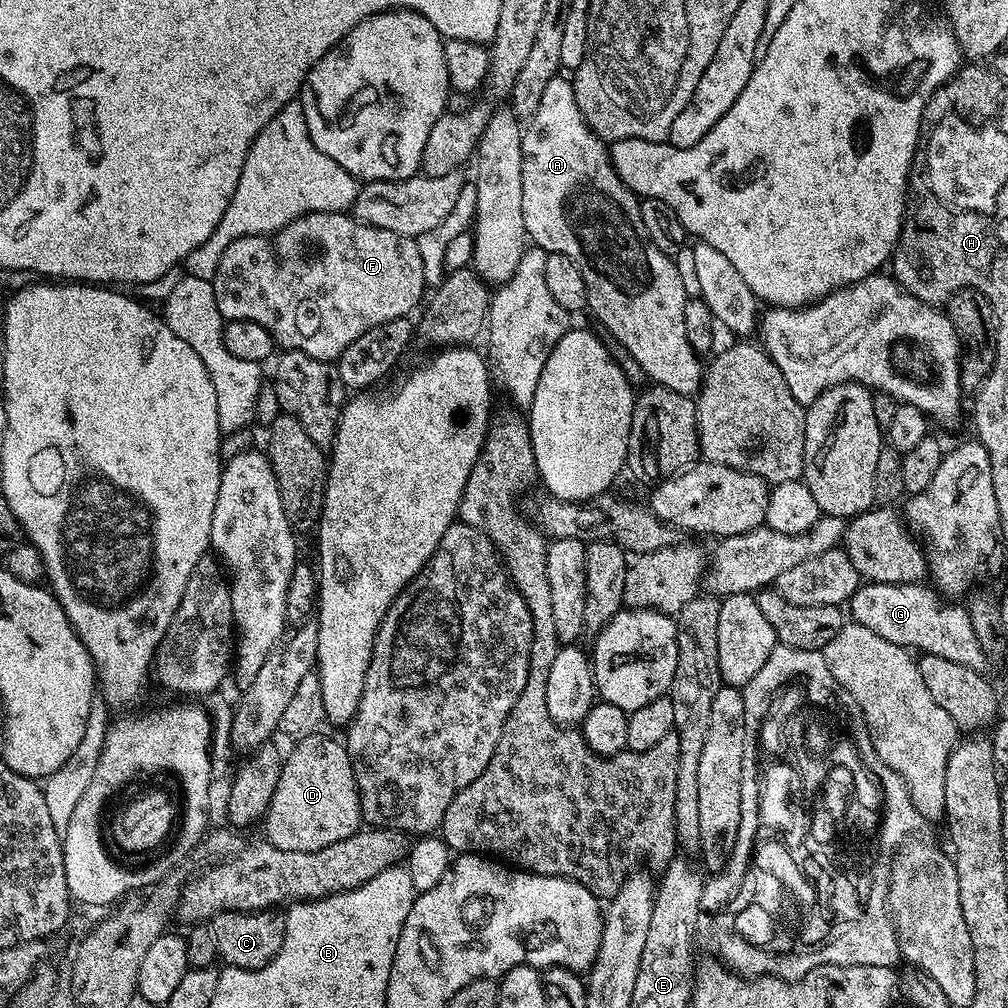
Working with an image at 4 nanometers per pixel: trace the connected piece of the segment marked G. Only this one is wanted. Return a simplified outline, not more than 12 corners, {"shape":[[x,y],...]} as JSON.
{"shape":[[861,583],[850,616],[903,648],[990,661],[967,607],[927,583]]}

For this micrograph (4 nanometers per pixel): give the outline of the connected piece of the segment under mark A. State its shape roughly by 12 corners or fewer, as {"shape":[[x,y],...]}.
{"shape":[[550,78],[522,128],[527,239],[582,270],[653,385],[699,393],[690,293]]}

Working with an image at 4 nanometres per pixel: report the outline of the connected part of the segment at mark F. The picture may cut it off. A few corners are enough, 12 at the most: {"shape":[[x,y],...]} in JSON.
{"shape":[[311,212],[230,242],[225,321],[329,362],[426,296],[417,241]]}

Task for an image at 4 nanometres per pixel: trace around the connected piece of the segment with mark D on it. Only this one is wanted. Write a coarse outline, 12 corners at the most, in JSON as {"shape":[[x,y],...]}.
{"shape":[[323,731],[284,756],[264,815],[278,850],[361,831],[348,749]]}

